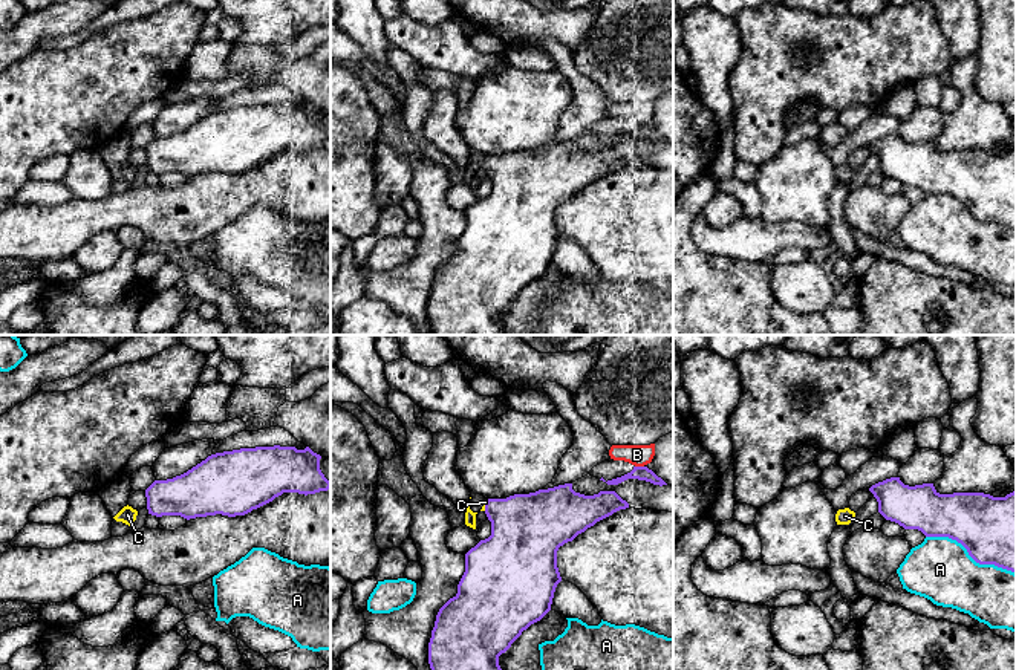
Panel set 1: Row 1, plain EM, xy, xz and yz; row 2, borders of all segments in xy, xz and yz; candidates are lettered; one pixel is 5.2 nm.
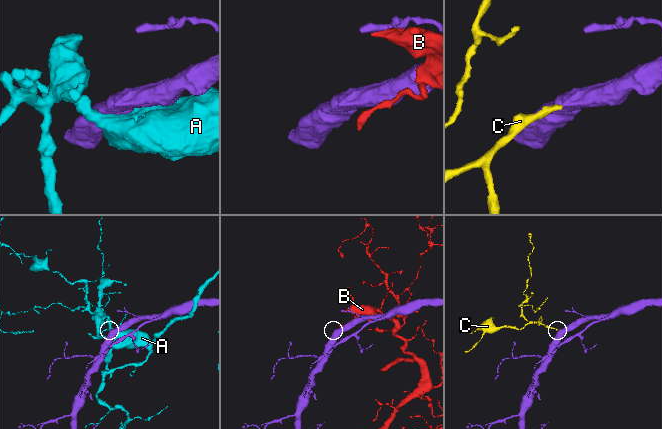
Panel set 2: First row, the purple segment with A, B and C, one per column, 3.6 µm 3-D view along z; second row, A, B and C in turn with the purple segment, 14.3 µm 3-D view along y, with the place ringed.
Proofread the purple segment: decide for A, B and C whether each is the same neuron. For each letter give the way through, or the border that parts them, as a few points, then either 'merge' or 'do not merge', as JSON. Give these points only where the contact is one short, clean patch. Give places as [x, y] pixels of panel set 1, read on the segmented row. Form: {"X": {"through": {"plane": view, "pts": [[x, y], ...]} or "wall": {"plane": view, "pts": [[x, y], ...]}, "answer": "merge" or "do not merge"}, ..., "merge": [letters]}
{"A": {"answer": "do not merge"}, "B": {"answer": "do not merge"}, "C": {"through": {"plane": "xz", "pts": [[527, 530], [498, 510], [485, 507], [485, 502]]}, "answer": "merge"}, "merge": ["C"]}

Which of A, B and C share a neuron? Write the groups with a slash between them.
A / B / C

